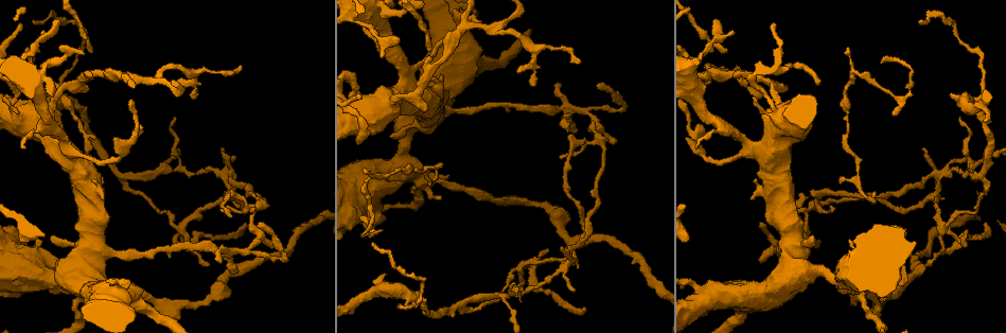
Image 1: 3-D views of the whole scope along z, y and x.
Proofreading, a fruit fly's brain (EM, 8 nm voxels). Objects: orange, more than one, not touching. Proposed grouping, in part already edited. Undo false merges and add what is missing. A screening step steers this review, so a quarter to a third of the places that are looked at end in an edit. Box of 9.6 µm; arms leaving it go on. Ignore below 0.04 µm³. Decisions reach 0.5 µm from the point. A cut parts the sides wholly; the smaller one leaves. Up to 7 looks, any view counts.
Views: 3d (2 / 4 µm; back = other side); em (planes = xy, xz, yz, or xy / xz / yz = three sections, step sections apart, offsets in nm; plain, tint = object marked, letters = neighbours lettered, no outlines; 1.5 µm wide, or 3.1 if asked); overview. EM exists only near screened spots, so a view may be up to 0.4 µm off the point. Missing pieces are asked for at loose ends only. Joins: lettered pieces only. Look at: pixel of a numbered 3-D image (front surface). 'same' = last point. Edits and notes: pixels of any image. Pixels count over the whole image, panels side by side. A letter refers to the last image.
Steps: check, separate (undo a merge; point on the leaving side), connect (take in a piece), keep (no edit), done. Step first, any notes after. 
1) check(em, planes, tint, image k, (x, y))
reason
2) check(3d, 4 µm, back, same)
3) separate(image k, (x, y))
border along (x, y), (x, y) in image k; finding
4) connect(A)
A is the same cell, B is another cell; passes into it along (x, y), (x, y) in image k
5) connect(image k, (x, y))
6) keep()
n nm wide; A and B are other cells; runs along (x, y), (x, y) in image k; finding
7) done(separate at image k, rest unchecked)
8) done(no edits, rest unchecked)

check(3d, 4 µm, back, image 1, (19, 23))
branch stops here

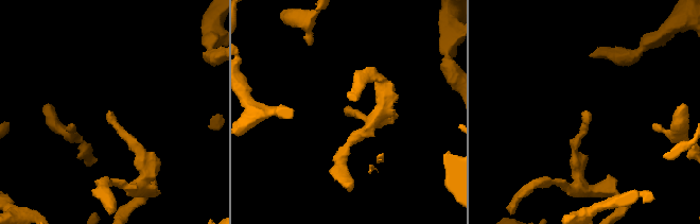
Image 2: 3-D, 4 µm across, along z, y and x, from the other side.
check(em, planes, plain, image 2, (345, 114))
now the EM

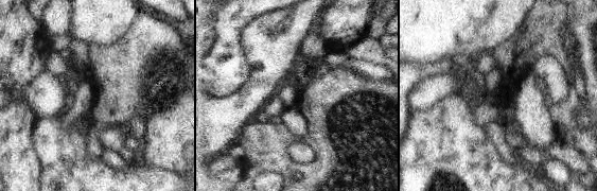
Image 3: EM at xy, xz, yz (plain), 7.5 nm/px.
check(em, planes, letters, same)
see the neighbours

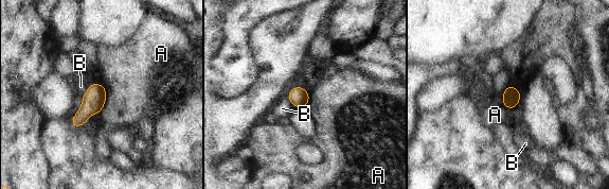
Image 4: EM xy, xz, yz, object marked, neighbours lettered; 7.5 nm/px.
keep()
A and B are other cells; border along (103, 85), (105, 101), (100, 113) in image 4; none of them fits

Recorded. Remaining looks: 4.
check(3d, 4 µm, image 1, (398, 37))

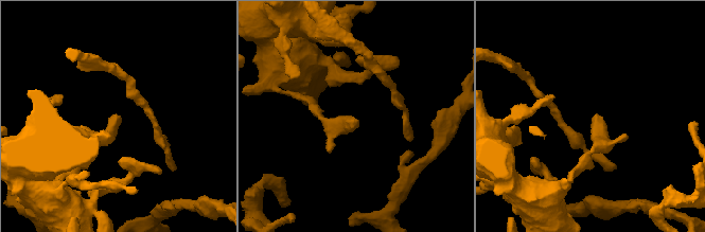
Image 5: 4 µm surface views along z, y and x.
check(em, yz, step 8, plain, image 5, (595, 117))
now the EM

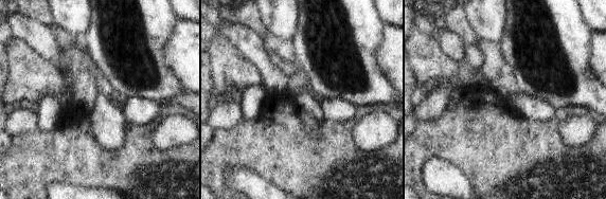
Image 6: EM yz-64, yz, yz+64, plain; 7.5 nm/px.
check(em, yz, step 8, letters, same)

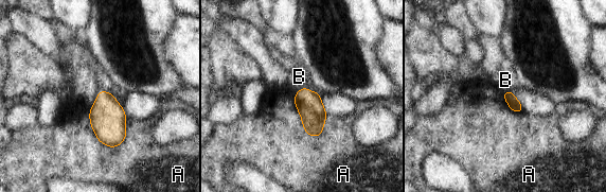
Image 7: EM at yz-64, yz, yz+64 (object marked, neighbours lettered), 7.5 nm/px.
keep()
A touches over 340 nm; A and B are other cells; border along (296, 91), (307, 87), (318, 92) in image 7; none of them fits

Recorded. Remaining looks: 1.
done(no edits, rest unchecked)

